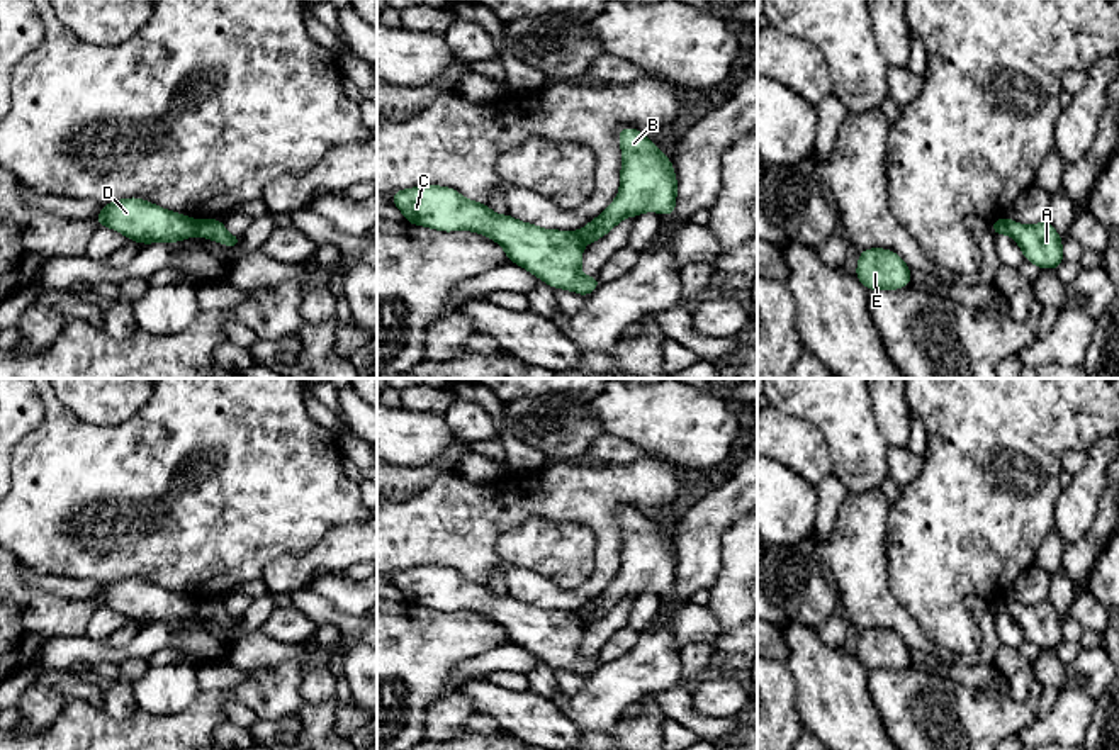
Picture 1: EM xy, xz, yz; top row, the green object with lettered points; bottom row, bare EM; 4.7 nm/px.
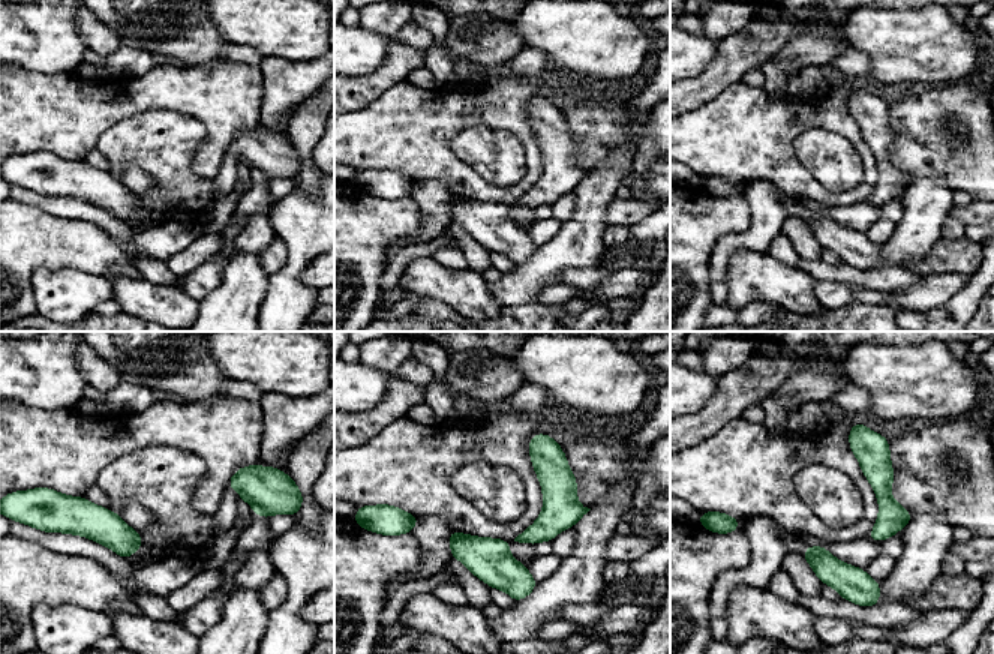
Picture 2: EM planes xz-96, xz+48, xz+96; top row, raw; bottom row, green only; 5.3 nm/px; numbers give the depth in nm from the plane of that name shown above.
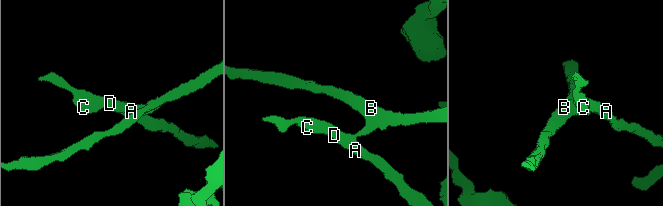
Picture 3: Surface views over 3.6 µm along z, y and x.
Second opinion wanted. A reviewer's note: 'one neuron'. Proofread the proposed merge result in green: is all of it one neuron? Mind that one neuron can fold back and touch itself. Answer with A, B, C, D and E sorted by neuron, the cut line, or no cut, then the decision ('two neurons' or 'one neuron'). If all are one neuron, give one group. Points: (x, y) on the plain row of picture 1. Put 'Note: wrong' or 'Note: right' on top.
Note: wrong
A C D / B E; cut in xy along (199, 601), (196, 613); two neurons

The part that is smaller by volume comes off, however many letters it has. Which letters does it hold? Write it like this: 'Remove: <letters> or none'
Remove: B, E

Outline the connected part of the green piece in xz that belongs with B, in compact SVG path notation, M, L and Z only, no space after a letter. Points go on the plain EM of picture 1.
M635 507L618 511L621 528L620 570L615 580L577 611L584 624L608 614L627 596L637 599L644 592L672 596L676 592L678 557L672 541Z

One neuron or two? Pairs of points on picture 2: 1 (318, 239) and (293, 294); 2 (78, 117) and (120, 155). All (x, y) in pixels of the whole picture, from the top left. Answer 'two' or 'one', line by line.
1: one
2: two

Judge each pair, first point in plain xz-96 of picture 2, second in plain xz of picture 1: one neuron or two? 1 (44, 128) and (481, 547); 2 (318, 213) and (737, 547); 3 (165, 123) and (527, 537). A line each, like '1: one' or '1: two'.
1: one
2: one
3: one

